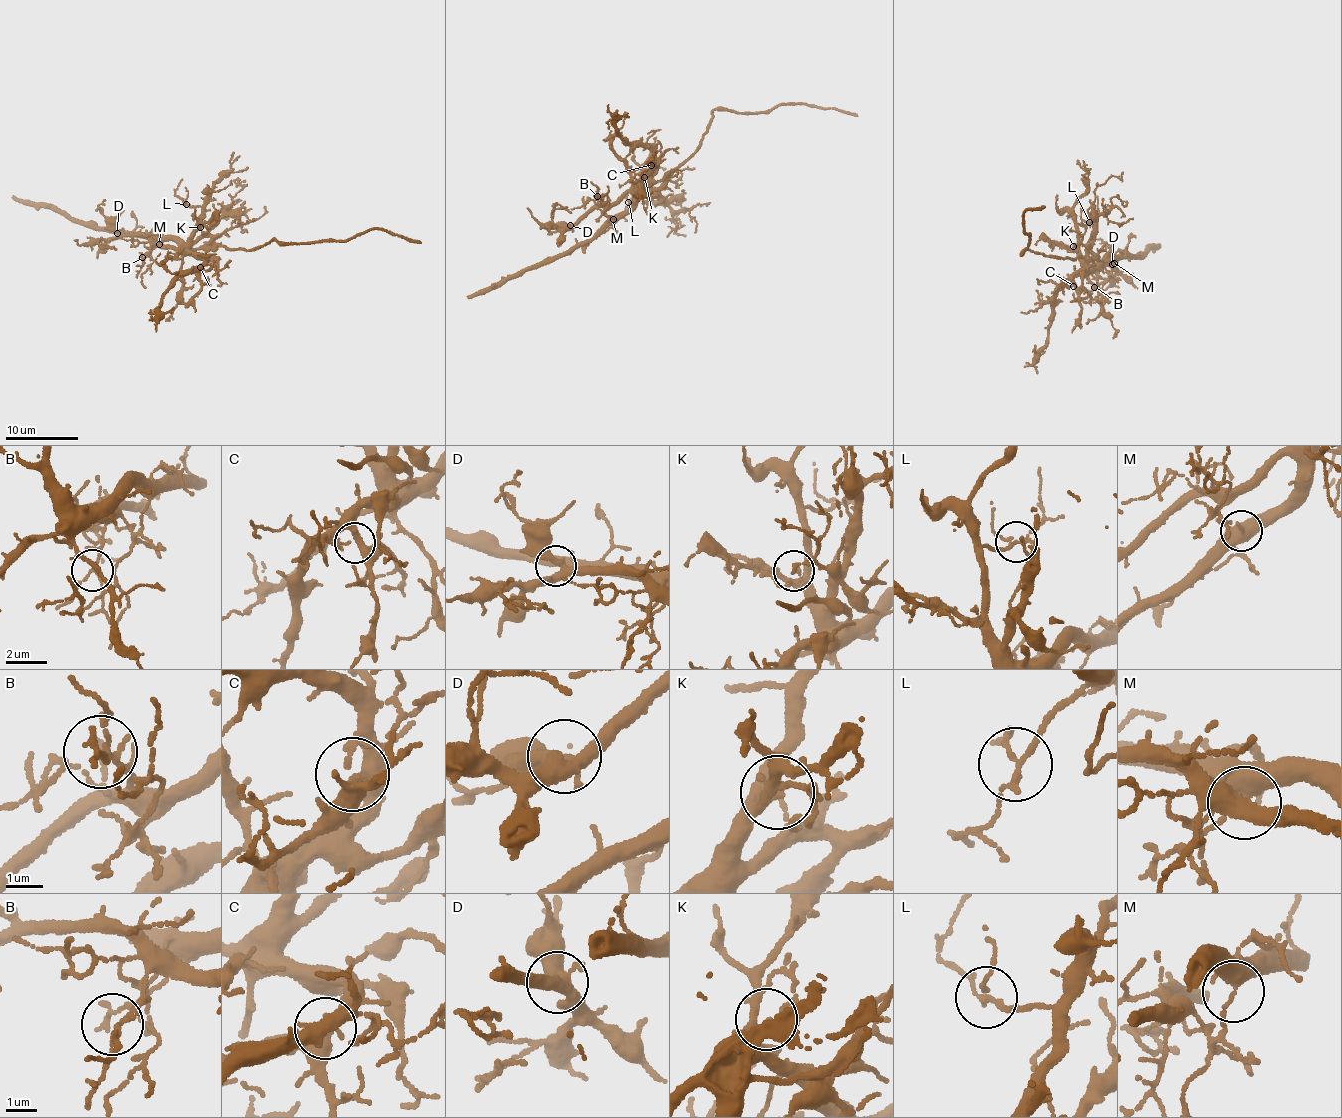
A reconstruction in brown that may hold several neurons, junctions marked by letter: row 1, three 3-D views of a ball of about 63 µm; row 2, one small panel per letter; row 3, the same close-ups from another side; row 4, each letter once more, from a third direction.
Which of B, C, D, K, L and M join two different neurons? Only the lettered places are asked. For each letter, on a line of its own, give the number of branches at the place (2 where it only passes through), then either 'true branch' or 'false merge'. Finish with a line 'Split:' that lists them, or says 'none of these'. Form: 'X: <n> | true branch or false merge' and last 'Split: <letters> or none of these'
B: 3 | true branch
C: 3 | true branch
D: 3 | true branch
K: 2 | true branch
L: 3 | true branch
M: 2 | true branch
Split: none of these

